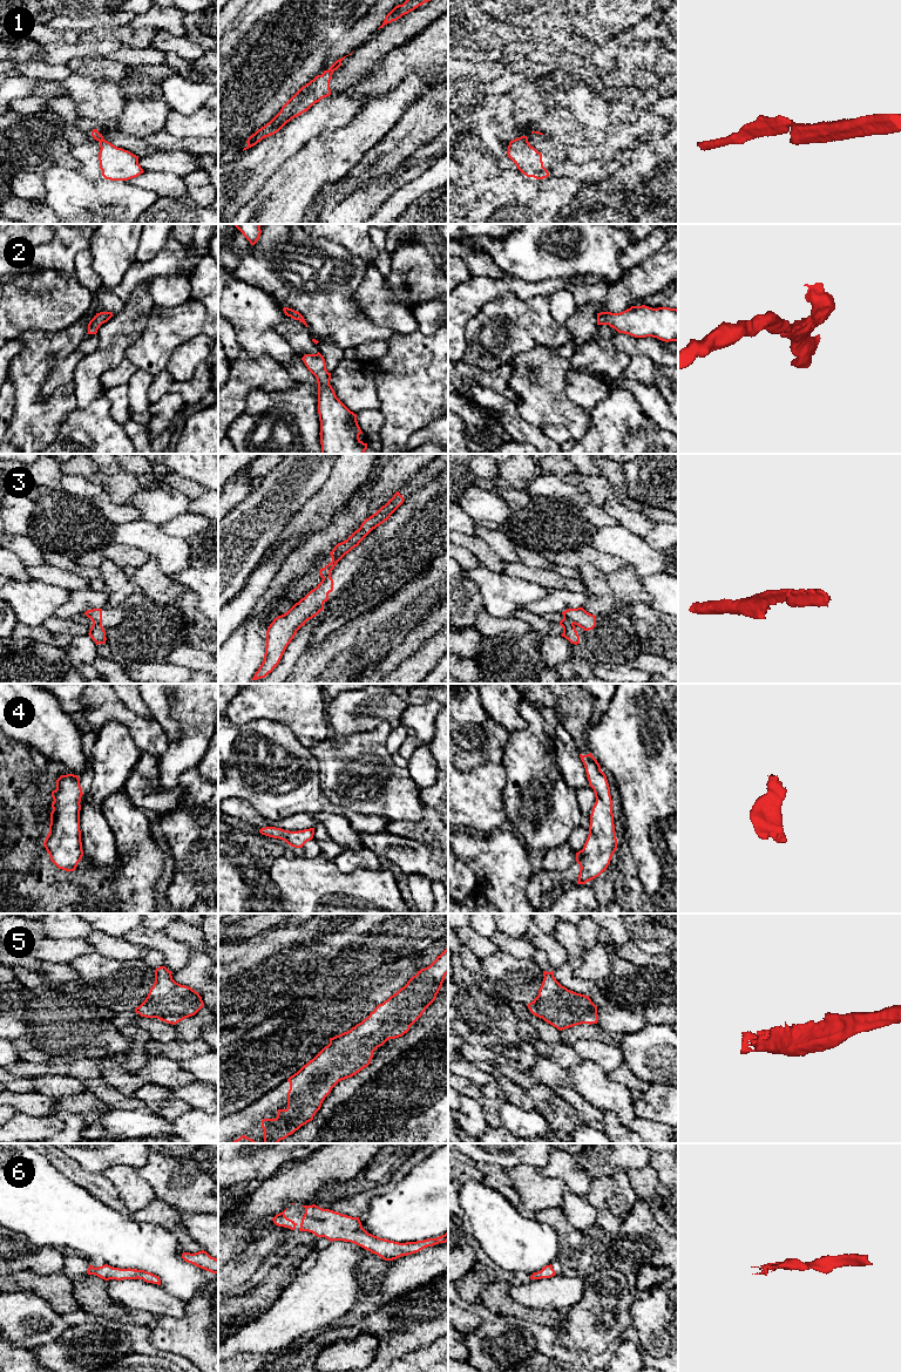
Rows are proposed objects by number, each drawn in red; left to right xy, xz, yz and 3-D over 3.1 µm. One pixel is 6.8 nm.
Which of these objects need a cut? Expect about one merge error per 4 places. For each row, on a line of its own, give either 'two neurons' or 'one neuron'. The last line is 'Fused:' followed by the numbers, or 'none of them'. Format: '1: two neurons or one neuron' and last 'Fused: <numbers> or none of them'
1: two neurons
2: one neuron
3: two neurons
4: one neuron
5: one neuron
6: one neuron
Fused: 1, 3

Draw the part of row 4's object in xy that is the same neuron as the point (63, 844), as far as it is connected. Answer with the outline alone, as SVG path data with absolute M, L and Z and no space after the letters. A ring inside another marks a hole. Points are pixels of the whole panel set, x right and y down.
M61 775L52 792L49 833L43 845L50 861L66 871L74 871L83 856L80 810L83 793L77 775Z

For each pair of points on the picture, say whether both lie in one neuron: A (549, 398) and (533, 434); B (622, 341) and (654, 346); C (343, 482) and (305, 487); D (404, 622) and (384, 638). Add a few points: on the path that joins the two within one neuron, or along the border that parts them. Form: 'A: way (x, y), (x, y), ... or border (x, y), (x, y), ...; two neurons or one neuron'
A: border (516, 408), (527, 421), (541, 429); two neurons
B: way (630, 345), (645, 346); one neuron
C: border (333, 466), (323, 486), (304, 505); two neurons
D: way (399, 626), (388, 634); one neuron

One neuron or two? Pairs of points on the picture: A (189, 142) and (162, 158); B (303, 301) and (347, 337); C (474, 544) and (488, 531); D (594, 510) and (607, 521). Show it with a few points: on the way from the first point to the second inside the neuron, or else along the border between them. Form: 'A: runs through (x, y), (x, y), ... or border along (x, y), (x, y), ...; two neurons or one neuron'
A: border along (156, 149), (182, 150), (197, 156); two neurons
B: runs through (314, 303), (338, 325); one neuron
C: border along (474, 534), (483, 540), (500, 558); two neurons
D: runs through (597, 514), (603, 520); one neuron

